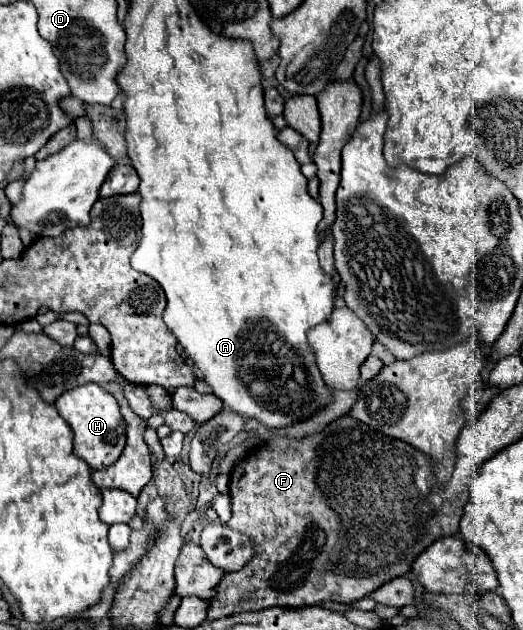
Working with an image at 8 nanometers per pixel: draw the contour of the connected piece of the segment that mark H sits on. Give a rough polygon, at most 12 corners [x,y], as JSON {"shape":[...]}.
{"shape":[[87,383],[55,409],[73,451],[91,469],[119,459],[125,419],[117,399]]}

